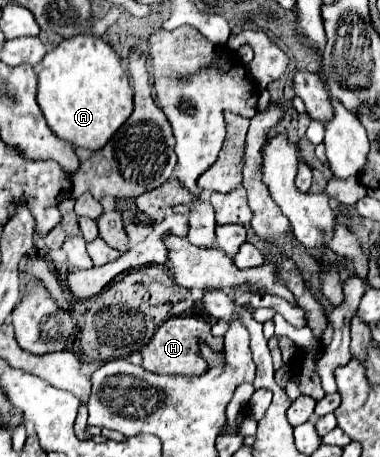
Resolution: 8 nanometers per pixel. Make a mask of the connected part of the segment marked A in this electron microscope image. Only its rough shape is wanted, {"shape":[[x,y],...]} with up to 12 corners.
{"shape":[[92,34],[42,58],[58,138],[100,150],[132,114],[128,72]]}

